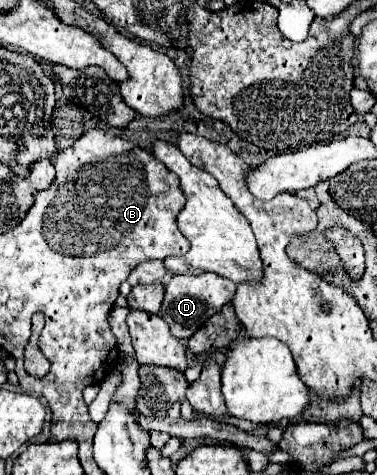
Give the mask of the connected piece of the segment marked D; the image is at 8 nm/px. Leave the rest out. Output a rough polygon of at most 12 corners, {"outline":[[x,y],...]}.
{"outline":[[217,274],[173,276],[161,316],[187,340],[235,296]]}

